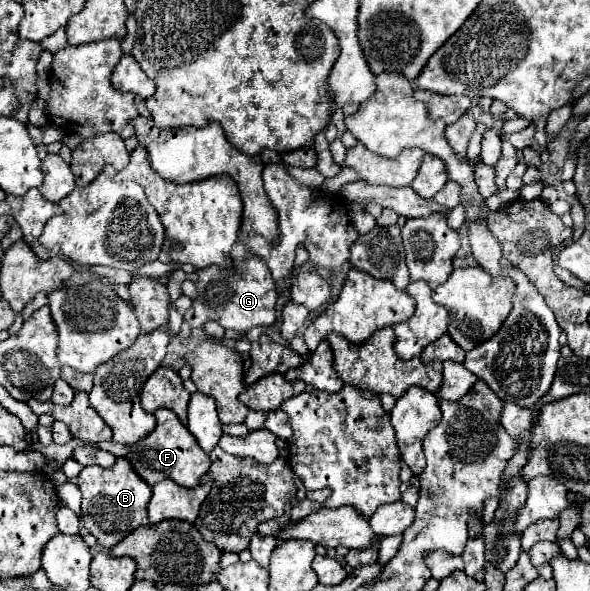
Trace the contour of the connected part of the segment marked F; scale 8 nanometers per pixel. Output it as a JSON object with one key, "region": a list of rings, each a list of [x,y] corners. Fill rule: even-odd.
{"region":[[[160,408],[154,412],[156,416],[156,428],[136,444],[128,448],[128,460],[134,468],[134,472],[146,482],[146,484],[156,484],[160,480],[174,480],[176,484],[184,488],[192,488],[194,484],[200,482],[200,476],[208,472],[210,468],[210,458],[204,450],[200,450],[196,438],[188,432],[188,428],[178,420],[178,416],[172,410]],[[134,456],[134,460],[132,460]]]}

